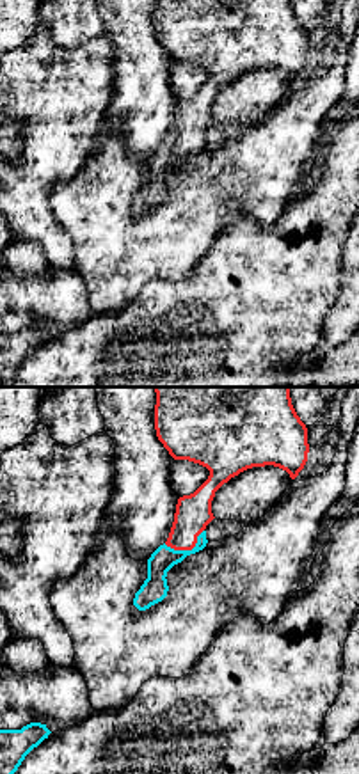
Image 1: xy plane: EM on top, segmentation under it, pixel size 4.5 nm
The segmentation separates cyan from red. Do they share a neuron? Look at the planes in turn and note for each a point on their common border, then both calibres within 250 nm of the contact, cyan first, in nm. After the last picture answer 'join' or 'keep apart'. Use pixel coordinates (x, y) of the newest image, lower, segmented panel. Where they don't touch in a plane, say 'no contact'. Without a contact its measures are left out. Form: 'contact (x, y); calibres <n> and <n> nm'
contact (187, 551); calibres 120 and 160 nm

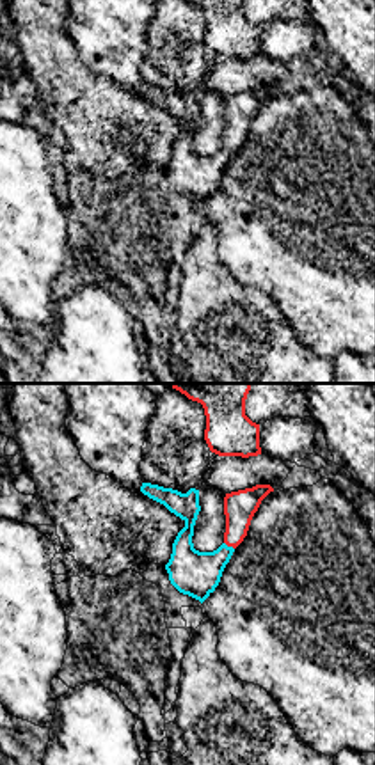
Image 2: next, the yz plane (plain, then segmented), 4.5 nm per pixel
contact (230, 547); calibres 200 and 140 nm

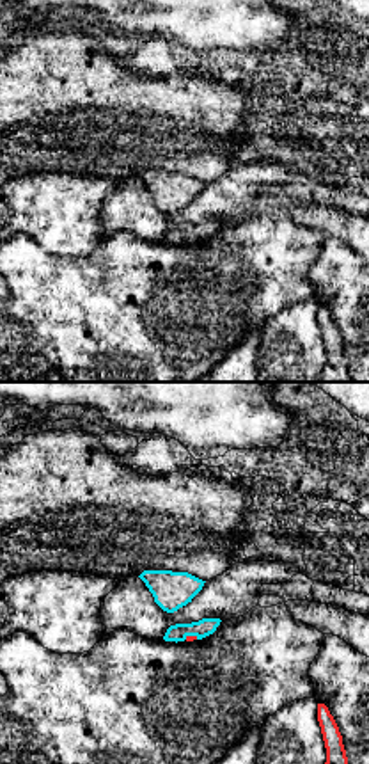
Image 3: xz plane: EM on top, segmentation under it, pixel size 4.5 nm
contact (190, 635); calibres 80 and 30 nm

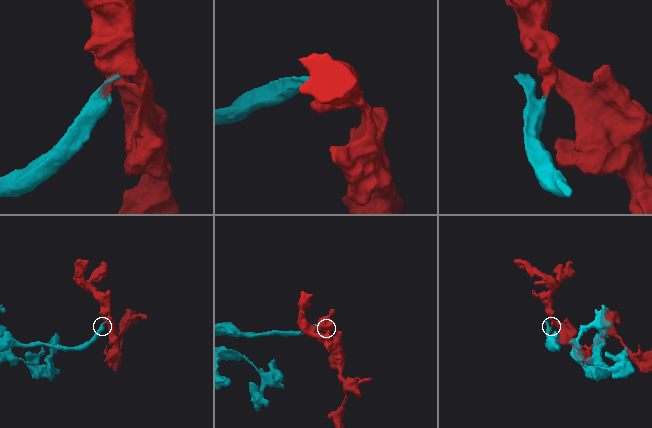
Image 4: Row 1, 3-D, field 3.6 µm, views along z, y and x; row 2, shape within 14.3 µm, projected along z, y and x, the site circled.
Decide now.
join

